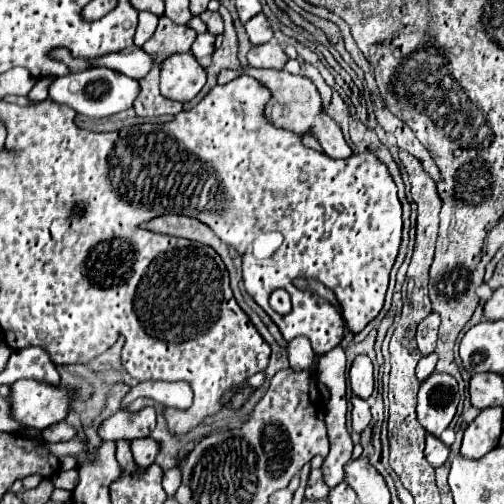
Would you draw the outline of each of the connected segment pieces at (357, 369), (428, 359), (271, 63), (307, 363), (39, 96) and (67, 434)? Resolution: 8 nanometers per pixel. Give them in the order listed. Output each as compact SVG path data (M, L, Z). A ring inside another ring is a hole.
M358 355L350 367L350 387L352 393L368 399L374 391L374 373L372 373L372 361L366 355Z
M430 353L430 355L426 355L426 357L422 357L420 361L418 361L418 367L416 367L416 377L418 377L418 381L424 381L428 375L432 375L434 373L434 367L436 367L436 353Z
M268 41L262 45L254 45L248 51L248 65L250 67L264 67L264 69L284 69L288 55L276 41Z
M296 337L288 343L288 361L294 371L304 371L310 369L318 361L318 357L306 337Z
M49 75L38 79L36 85L32 87L32 91L28 93L28 101L30 101L30 103L42 103L42 101L46 101L46 99L48 99L48 85L50 85L55 78L56 76Z
M66 421L54 424L41 431L42 437L52 443L69 441L76 436L76 433L76 429Z

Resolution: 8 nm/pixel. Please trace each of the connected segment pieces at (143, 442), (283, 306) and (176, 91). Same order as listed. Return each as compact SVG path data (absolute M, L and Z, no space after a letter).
M134 439L132 453L134 453L134 463L142 469L147 468L154 463L154 457L158 453L158 443L152 439Z
M283 289L273 291L269 297L269 304L277 313L287 314L292 309L290 295Z
M178 53L164 61L160 93L172 101L192 101L206 83L206 71L192 53Z

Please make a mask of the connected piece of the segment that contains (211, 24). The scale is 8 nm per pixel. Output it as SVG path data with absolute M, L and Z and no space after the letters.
M204 11L204 15L200 15L200 19L206 23L208 33L212 33L212 35L220 35L220 33L224 31L224 23L222 23L222 17L220 17L218 13Z

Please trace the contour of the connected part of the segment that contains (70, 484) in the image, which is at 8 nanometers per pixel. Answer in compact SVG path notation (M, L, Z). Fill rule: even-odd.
M78 467L68 469L68 471L58 471L52 477L52 483L56 485L56 489L64 489L64 491L74 491L74 487L78 485Z

